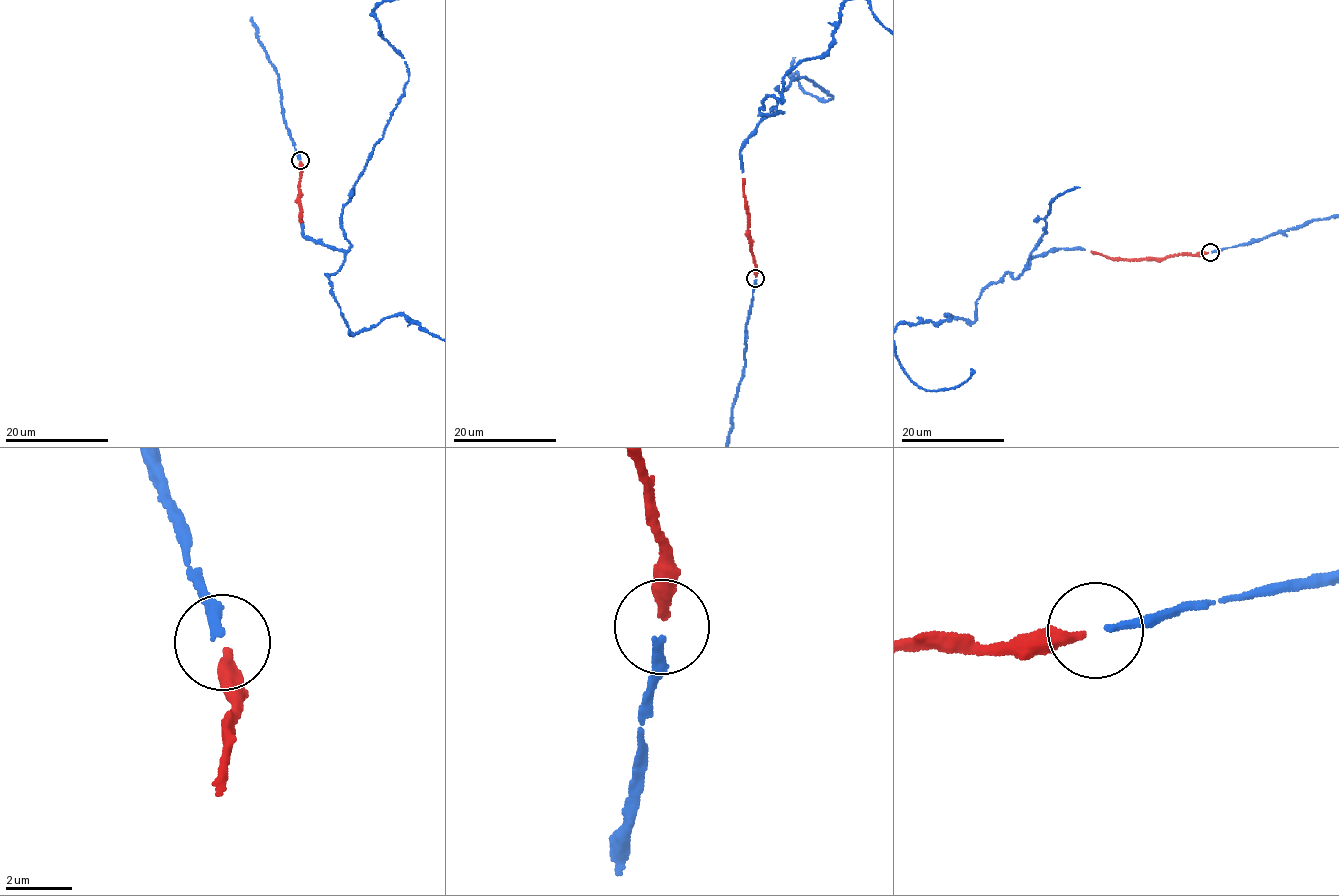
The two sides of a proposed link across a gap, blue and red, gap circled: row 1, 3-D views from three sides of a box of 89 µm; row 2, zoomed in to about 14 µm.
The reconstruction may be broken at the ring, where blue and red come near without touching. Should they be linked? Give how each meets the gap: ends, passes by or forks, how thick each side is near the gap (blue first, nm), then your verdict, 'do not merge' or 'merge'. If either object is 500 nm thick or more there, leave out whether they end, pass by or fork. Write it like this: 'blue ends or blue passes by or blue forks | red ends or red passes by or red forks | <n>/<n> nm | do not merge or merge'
blue ends | red ends | 240/320 nm | merge

